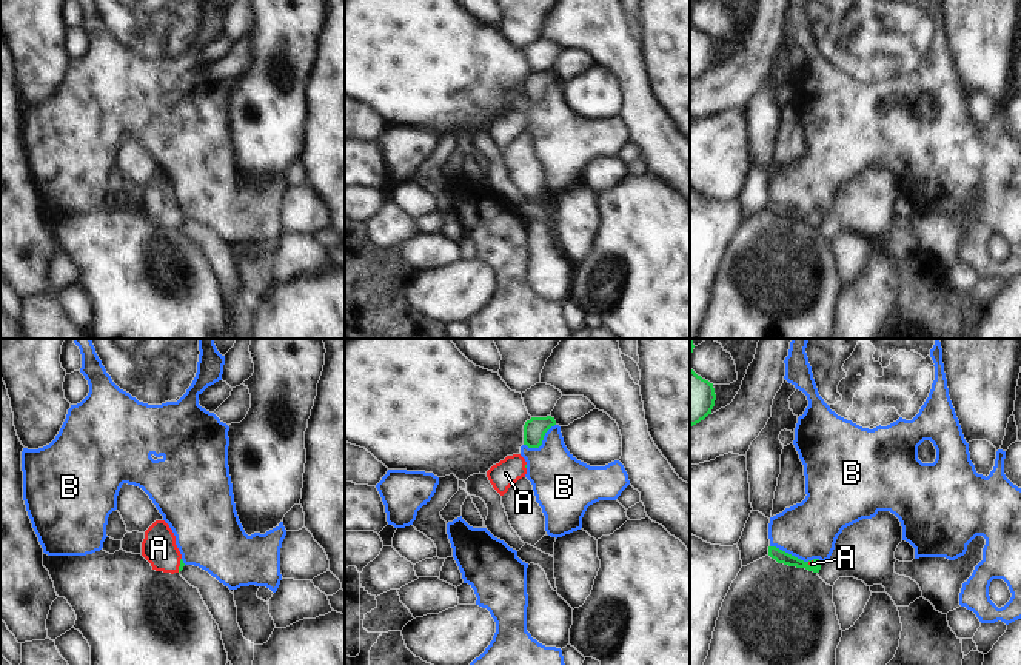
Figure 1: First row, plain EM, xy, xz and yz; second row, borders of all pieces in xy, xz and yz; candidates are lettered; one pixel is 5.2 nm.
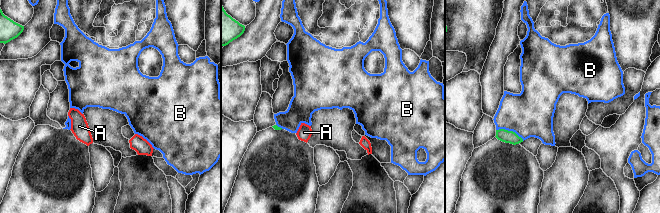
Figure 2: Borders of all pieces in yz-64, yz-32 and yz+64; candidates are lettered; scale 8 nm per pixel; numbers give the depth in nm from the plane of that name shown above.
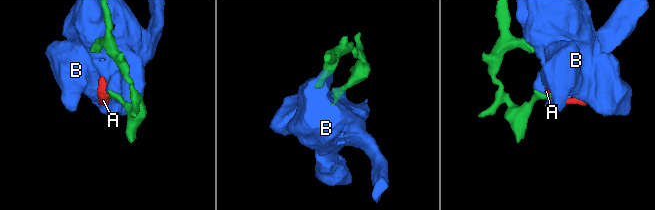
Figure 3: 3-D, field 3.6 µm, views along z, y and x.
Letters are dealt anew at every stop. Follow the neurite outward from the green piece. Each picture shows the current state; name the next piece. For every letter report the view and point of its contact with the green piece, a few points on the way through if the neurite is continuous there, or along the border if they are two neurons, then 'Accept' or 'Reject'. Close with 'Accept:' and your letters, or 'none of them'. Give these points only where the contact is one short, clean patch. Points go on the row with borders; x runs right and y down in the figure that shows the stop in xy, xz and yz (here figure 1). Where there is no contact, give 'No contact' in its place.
A: Touches green at yz (812, 567). Path across: yz (779, 556), (812, 567), (812, 564). Accept
B: Touches green at yz (796, 558). Reject
Accept: A

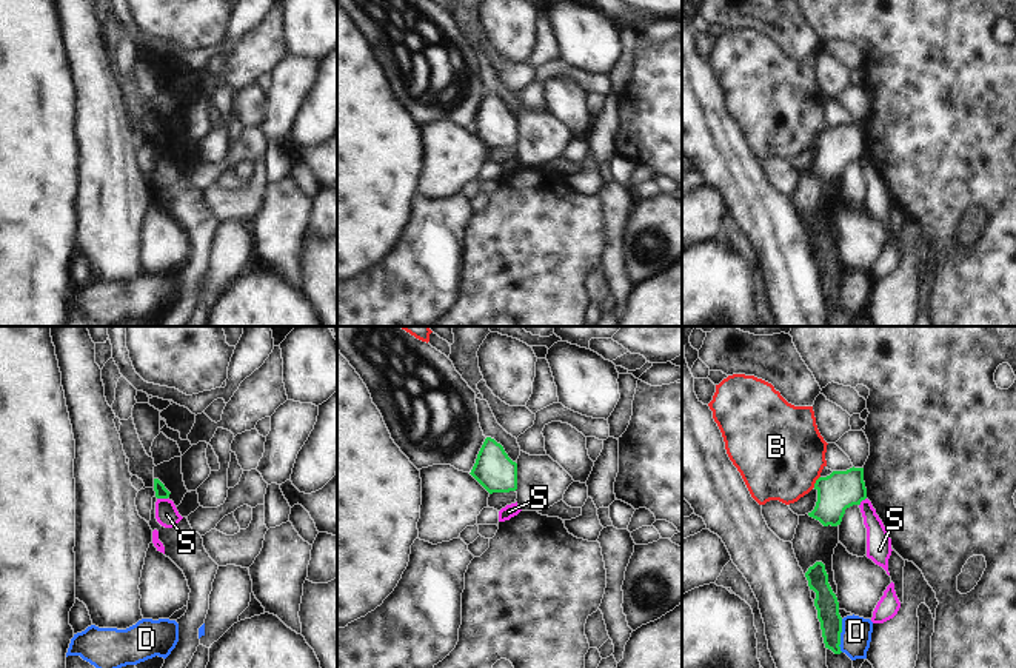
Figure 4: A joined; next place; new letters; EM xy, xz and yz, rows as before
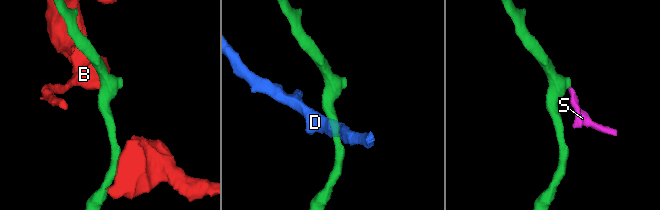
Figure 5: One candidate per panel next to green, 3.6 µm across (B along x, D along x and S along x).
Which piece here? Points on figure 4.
B: Touches green at yz (816, 482). Reject
D: Touches green at yz (839, 636). Reject
S: Touches green at xy (162, 497). Boundary: xy (157, 497), (167, 499). Reject
Accept: none of them

